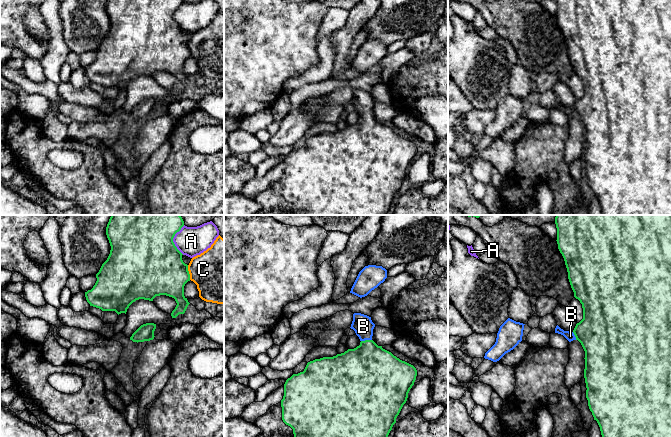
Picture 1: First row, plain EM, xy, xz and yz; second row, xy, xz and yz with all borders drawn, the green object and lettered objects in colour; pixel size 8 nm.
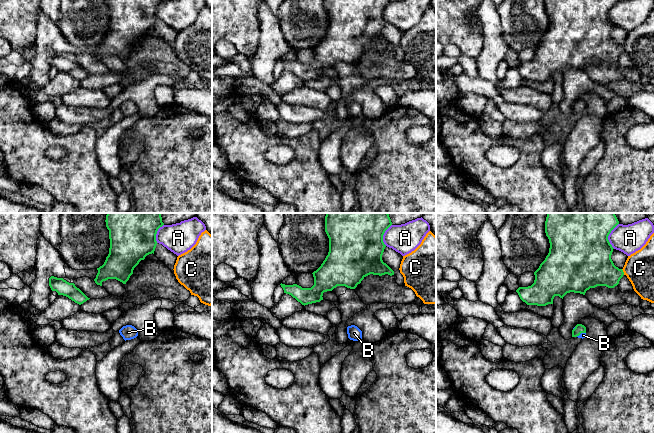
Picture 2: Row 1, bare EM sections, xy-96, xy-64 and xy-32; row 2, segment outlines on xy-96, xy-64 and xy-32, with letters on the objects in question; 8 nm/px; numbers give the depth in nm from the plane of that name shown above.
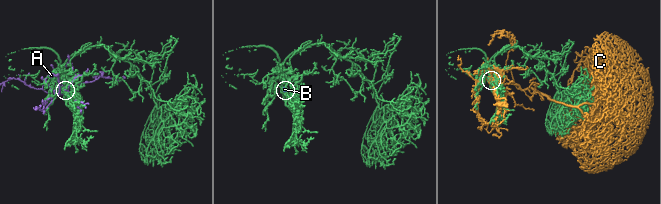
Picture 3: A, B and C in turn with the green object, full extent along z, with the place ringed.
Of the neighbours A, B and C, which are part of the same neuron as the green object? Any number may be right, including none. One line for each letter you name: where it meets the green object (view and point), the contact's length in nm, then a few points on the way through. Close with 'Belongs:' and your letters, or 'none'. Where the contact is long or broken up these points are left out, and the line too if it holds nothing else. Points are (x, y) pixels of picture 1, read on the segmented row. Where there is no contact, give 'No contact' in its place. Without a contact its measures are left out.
B: Touches green at xz (366, 340). Shared border 90 nm. Path across: xz (368, 371), (366, 340), (363, 326)
Belongs: B

